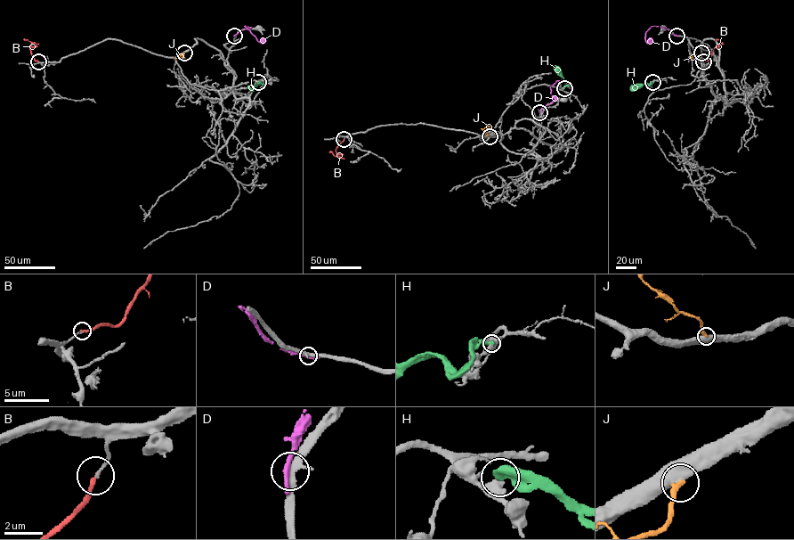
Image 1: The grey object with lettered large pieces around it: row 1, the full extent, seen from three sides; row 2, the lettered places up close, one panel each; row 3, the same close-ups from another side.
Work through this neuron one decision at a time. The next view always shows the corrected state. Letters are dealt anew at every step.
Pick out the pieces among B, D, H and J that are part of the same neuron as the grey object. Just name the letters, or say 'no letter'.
no letter

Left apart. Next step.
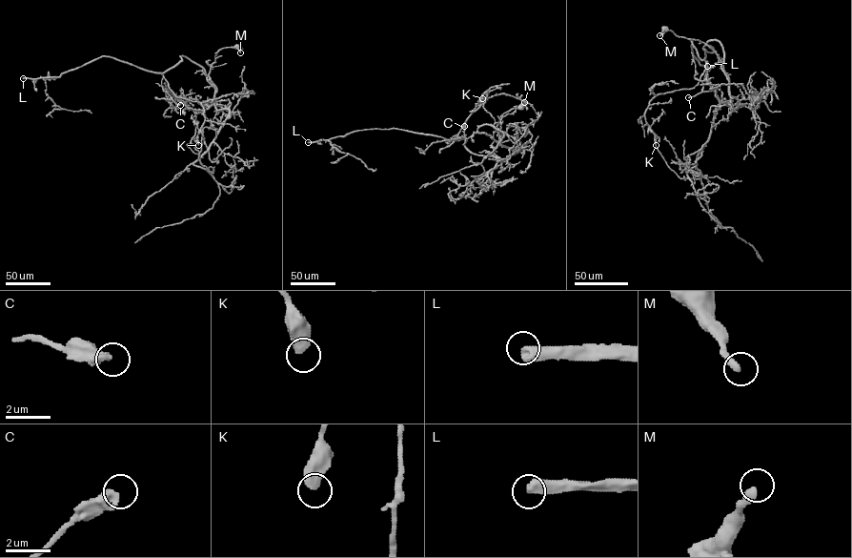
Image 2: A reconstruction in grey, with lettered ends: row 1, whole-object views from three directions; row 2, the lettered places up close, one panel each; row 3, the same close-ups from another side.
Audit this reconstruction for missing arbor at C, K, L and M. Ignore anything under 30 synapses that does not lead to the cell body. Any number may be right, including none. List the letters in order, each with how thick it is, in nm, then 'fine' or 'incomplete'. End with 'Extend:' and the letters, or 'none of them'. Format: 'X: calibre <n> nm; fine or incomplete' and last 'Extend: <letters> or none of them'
C: calibre 440 nm; fine
K: calibre 550 nm; fine
L: calibre 550 nm; incomplete
M: calibre 360 nm; fine
Extend: L

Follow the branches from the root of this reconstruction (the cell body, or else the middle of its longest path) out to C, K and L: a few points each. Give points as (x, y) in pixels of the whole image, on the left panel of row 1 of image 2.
C: (236, 47), (215, 53), (209, 73), (212, 84), (204, 69), (184, 56), (163, 73), (163, 90), (180, 105)
K: (236, 47), (215, 53), (212, 84), (184, 56), (163, 74), (176, 96), (203, 108), (198, 145)
L: (236, 47), (215, 53), (212, 84), (202, 67), (182, 55), (162, 72), (101, 56), (58, 77), (23, 78)

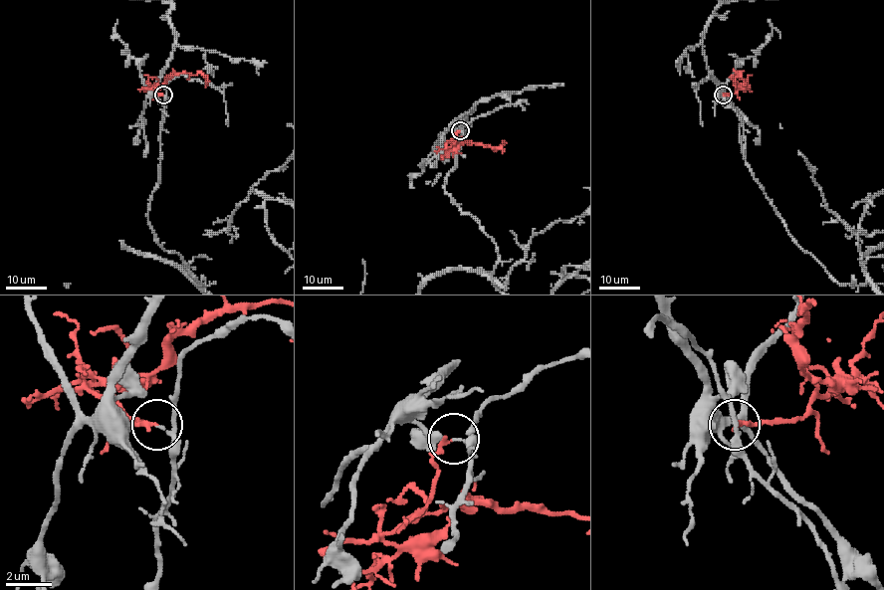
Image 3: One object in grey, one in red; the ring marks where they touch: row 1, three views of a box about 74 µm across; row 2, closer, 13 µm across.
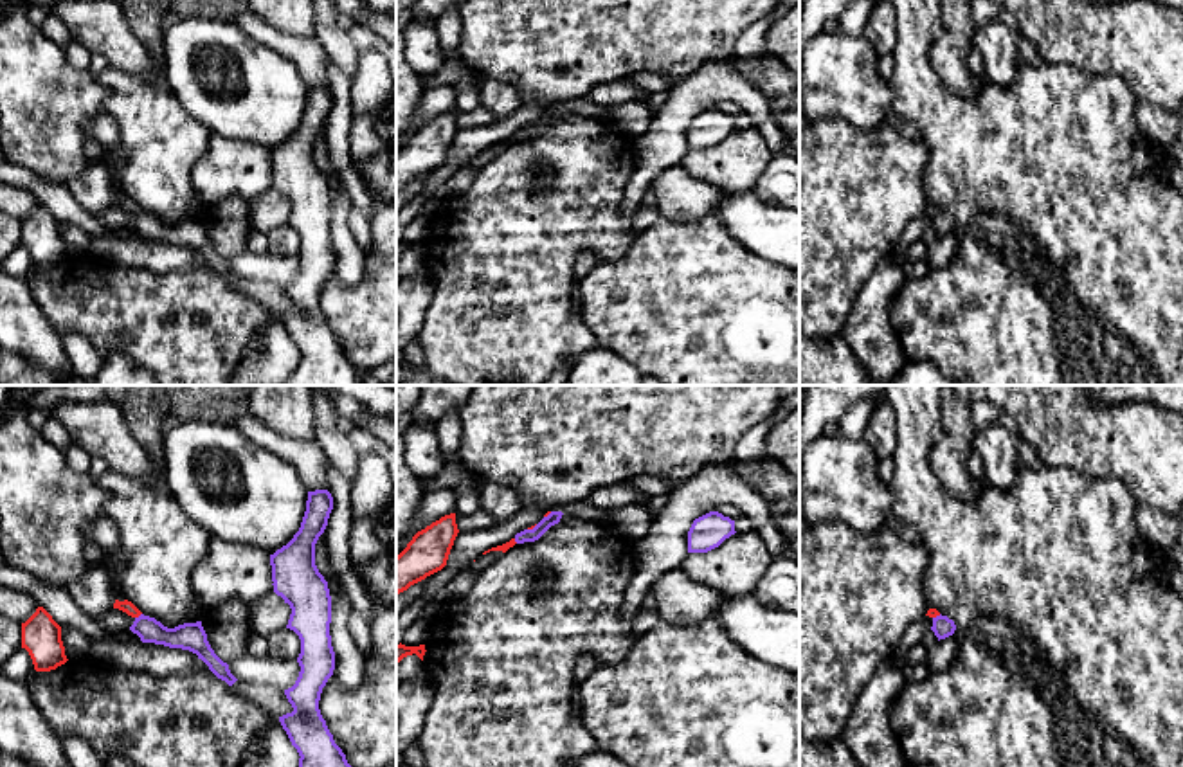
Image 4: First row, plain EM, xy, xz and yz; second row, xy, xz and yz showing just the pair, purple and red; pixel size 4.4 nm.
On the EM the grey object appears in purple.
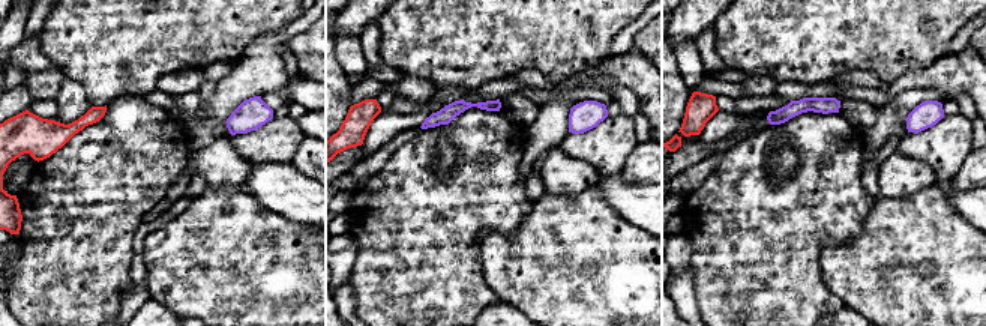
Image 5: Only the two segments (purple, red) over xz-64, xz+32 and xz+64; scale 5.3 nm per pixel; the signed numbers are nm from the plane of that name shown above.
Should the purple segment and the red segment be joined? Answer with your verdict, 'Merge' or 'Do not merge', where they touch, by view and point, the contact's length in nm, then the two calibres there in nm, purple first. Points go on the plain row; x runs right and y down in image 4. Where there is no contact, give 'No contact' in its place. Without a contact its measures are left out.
Do not merge. Touches purple at xy (139, 213). Shared border 40 nm. Thickness 130 nm (purple) against 60 nm

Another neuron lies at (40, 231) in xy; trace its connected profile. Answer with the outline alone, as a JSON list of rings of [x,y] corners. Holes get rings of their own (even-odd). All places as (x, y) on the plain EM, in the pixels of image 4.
[[[38,203],[22,220],[22,245],[29,248],[36,268],[50,268],[68,257],[61,238],[61,223],[43,203]]]

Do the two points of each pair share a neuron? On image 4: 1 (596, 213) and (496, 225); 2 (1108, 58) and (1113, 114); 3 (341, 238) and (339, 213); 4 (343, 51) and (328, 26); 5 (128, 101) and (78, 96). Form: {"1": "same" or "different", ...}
{"1": "same", "2": "different", "3": "same", "4": "same", "5": "different"}

